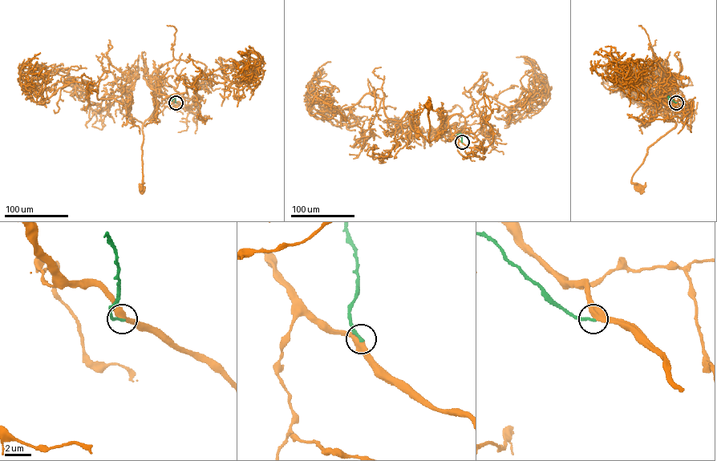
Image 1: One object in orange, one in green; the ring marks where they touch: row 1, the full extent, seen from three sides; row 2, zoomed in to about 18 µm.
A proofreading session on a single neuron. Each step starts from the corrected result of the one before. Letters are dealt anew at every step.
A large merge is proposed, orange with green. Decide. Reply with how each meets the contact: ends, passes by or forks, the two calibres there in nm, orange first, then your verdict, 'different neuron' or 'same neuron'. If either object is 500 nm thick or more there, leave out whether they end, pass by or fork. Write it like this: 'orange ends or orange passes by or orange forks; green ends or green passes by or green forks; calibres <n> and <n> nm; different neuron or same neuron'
orange passes by; green ends; calibres 480 and 240 nm; different neuron

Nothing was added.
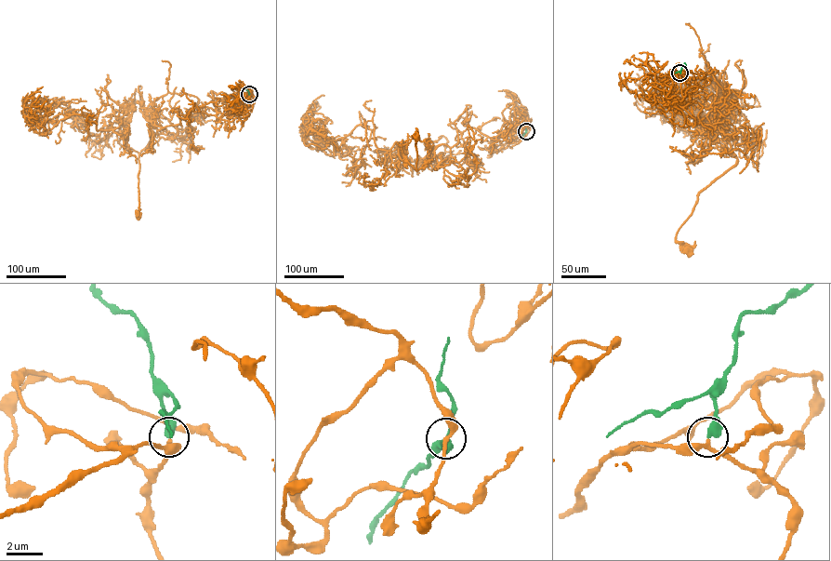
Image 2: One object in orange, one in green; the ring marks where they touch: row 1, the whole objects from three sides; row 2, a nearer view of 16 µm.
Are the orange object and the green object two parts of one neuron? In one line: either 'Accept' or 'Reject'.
Accept

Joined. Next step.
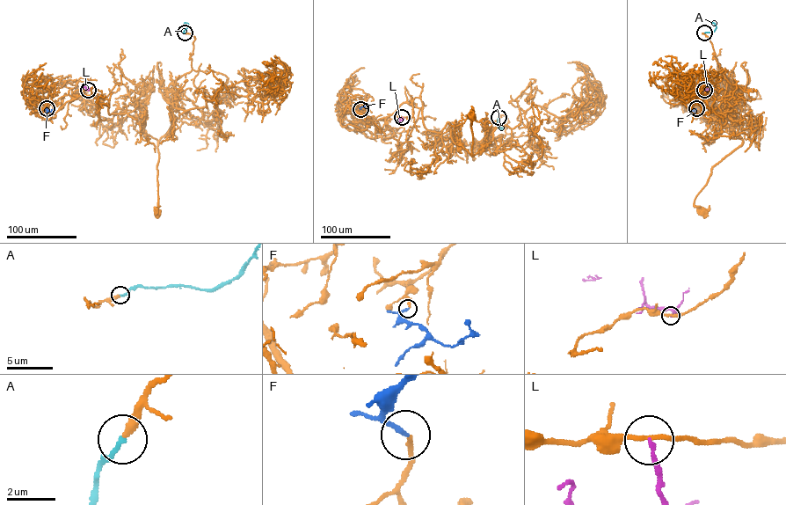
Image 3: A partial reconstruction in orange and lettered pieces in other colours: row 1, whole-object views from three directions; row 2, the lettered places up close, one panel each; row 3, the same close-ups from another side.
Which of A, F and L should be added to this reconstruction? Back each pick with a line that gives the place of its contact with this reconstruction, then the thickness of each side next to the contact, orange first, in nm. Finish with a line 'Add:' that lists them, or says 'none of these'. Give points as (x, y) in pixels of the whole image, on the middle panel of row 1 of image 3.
A: contact (498, 117); calibres 280 and 200 nm
F: contact (360, 109); calibres 180 and 180 nm
Add: A, F

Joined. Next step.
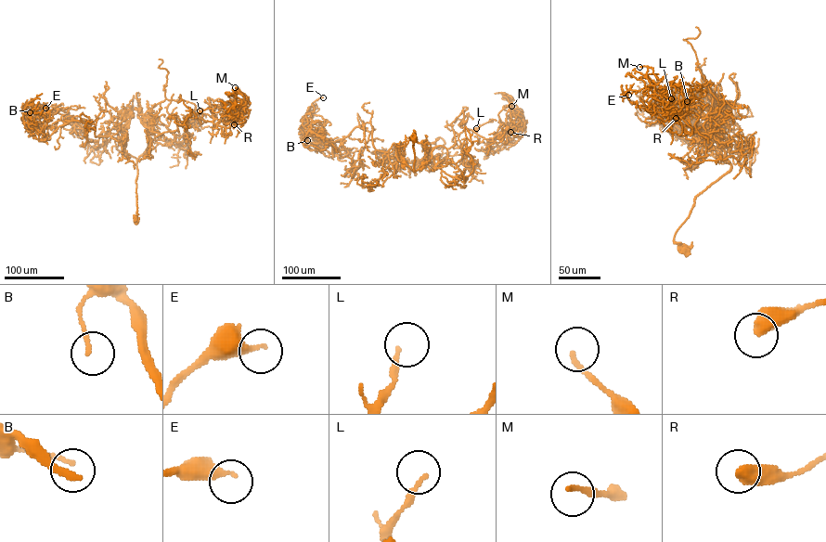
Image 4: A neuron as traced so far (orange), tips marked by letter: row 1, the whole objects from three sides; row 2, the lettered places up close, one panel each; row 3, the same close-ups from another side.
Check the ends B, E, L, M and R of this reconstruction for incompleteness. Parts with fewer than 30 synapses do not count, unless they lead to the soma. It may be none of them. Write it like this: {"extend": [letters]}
{"extend": []}

